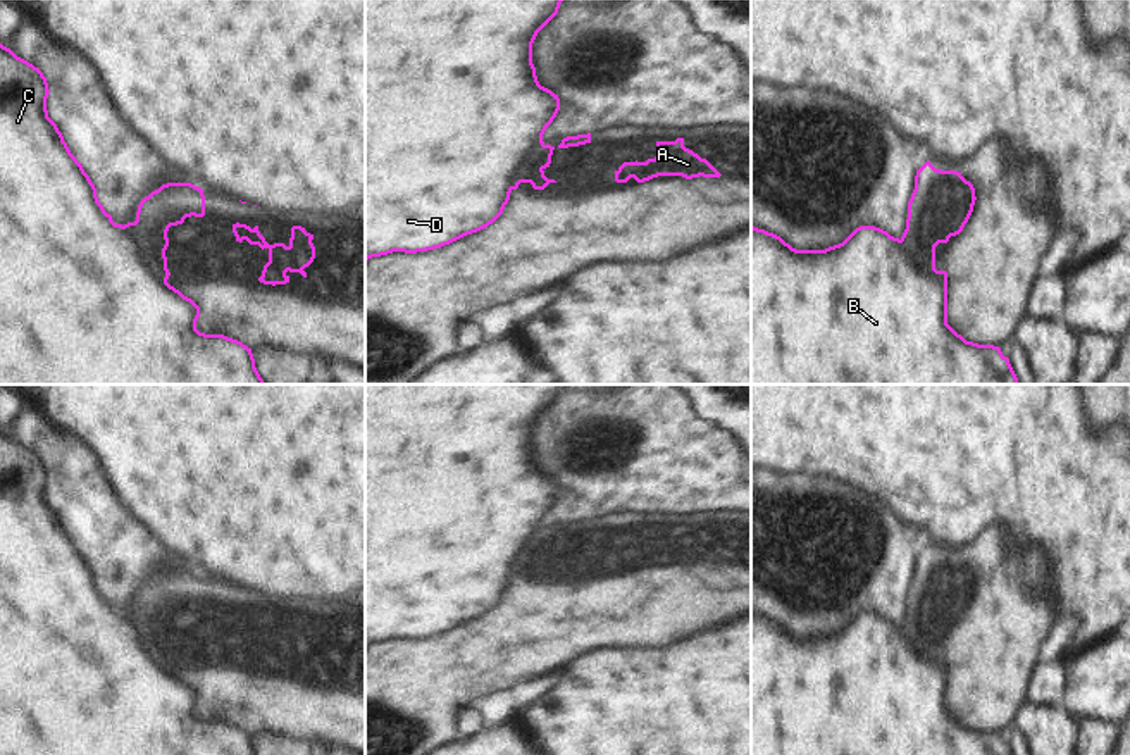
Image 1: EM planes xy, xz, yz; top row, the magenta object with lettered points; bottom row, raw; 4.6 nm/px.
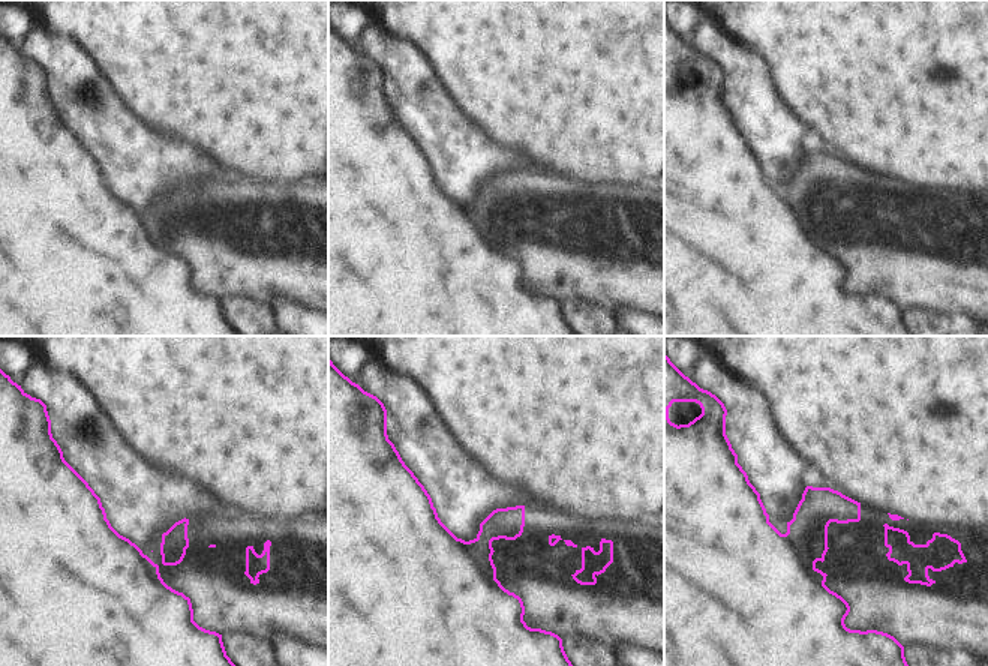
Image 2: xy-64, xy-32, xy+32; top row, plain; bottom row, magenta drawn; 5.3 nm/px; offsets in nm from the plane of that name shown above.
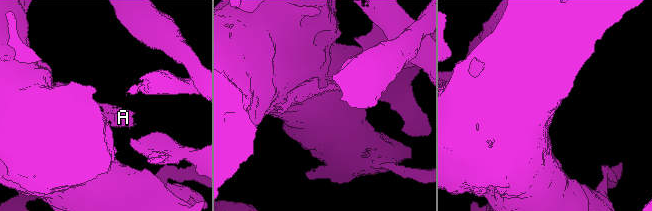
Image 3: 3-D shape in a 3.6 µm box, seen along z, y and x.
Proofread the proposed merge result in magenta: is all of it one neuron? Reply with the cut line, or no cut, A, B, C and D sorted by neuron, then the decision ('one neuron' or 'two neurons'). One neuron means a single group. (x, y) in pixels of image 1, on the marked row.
cut xy (123, 226), (142, 257), (154, 266), (154, 273), (166, 281); groups A / B C D; two neurons

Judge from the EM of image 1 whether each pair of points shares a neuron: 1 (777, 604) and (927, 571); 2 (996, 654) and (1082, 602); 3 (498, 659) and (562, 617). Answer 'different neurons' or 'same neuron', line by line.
1: different neurons
2: different neurons
3: same neuron

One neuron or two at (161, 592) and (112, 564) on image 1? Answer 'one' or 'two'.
two

